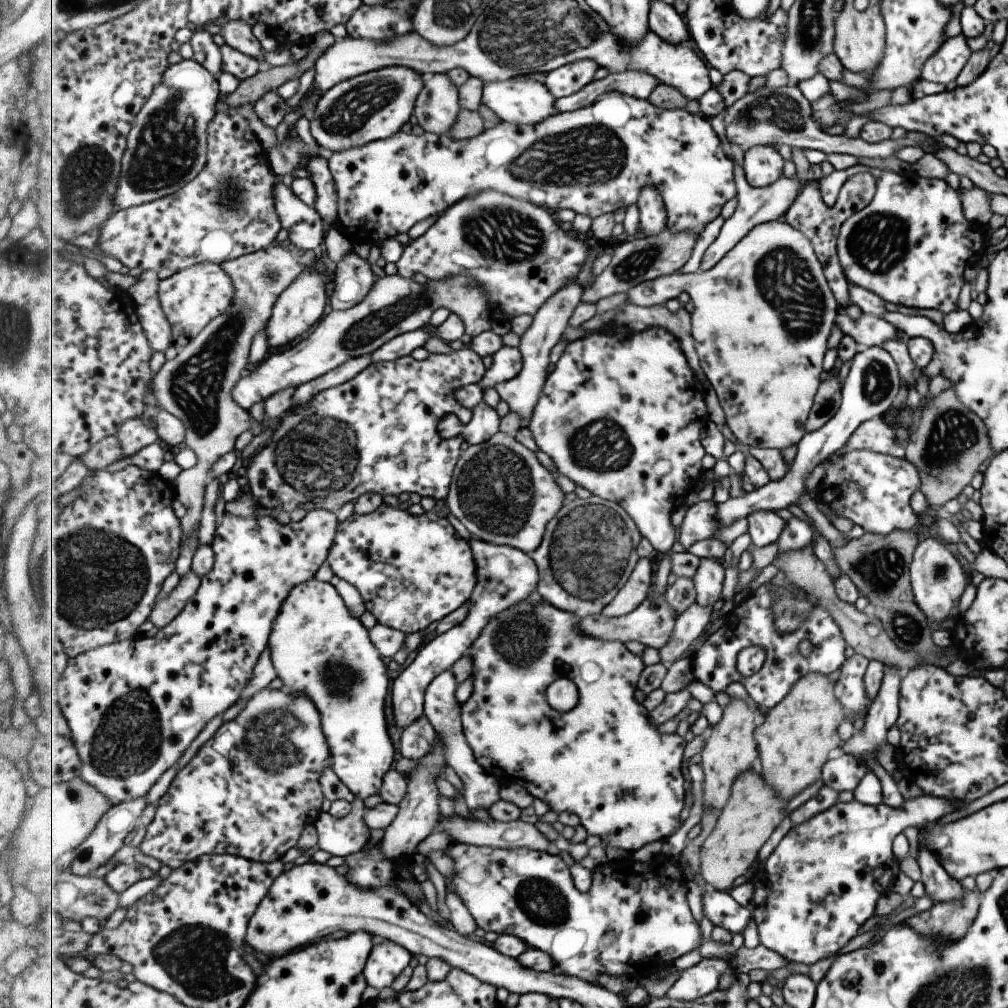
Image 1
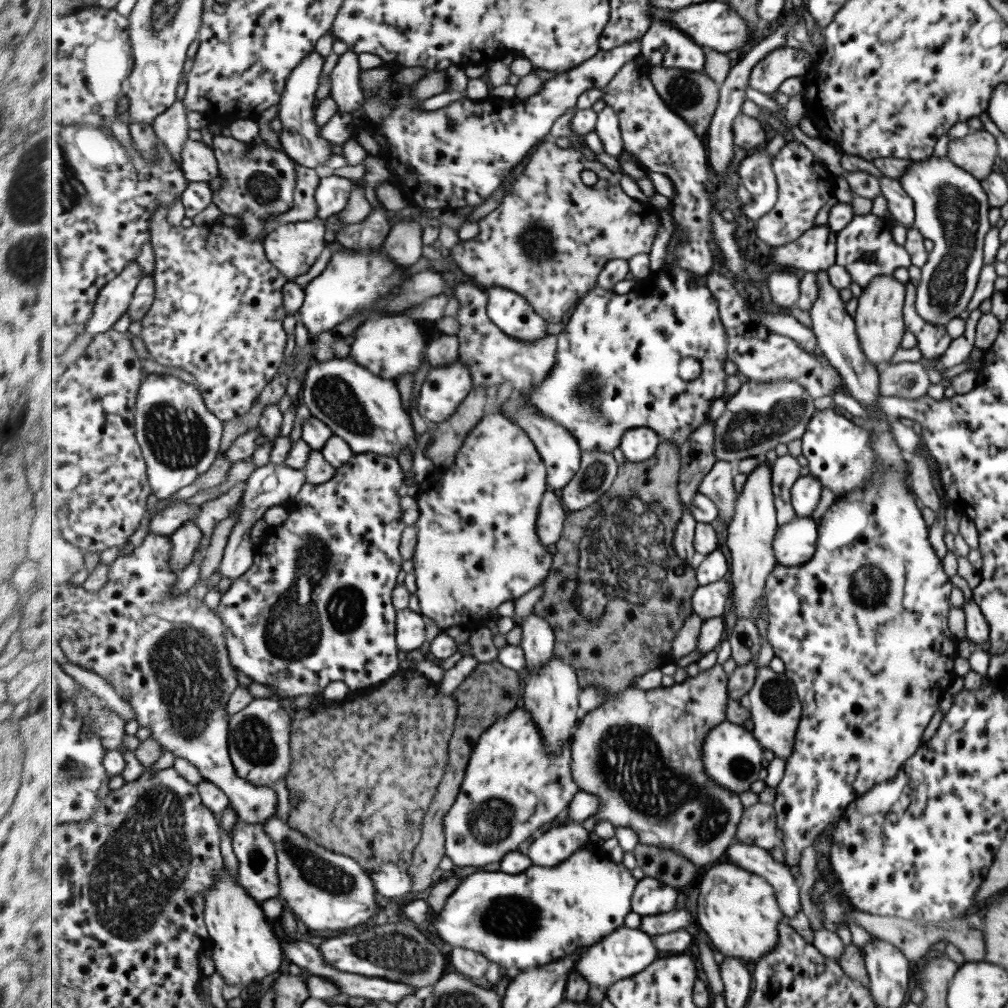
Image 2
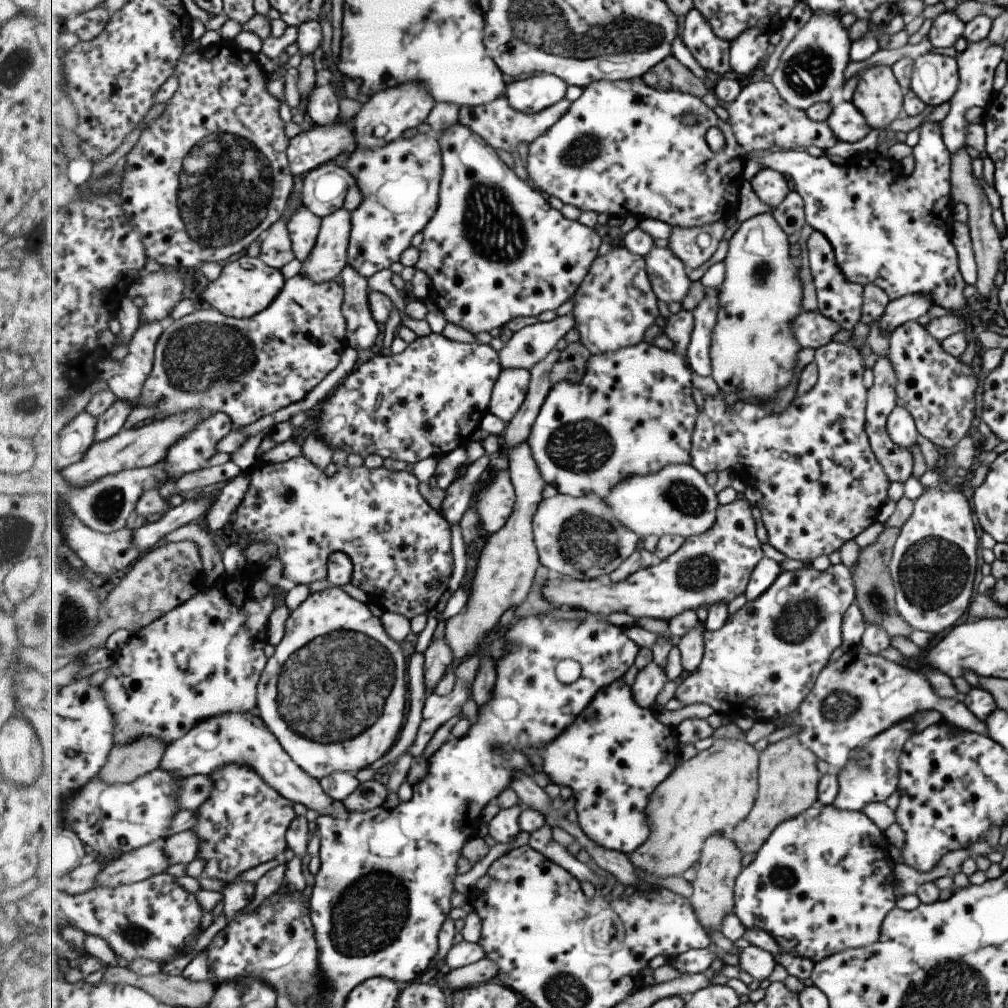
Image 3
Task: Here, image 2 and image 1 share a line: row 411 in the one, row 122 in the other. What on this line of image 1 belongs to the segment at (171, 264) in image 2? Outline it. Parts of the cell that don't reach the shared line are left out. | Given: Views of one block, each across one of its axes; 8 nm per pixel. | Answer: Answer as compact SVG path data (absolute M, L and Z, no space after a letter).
M218 112L209 127L208 150L204 171L179 192L117 211L101 229L99 246L103 255L116 258L129 269L140 267L143 271L158 271L165 266L173 268L176 273L201 263L223 265L225 261L275 245L277 234L284 228L276 207L275 186L279 178L272 169L267 150L251 130L249 120L239 112Z

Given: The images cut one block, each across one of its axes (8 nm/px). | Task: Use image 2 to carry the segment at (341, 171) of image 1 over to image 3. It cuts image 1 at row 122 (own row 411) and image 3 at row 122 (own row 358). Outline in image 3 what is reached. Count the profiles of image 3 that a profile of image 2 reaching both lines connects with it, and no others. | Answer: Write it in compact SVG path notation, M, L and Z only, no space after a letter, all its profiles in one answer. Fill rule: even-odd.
M601 79L595 83L591 83L584 88L581 96L572 102L569 112L556 122L544 135L537 137L535 141L529 144L528 157L525 161L525 167L529 178L532 180L534 187L548 196L559 198L565 205L573 205L582 211L595 211L601 214L607 214L609 217L620 217L630 214L639 220L644 219L661 219L663 222L670 224L672 227L691 228L704 227L708 224L716 223L720 220L728 220L738 216L740 207L740 192L742 186L747 182L745 176L745 156L748 150L741 146L737 140L736 134L730 122L725 122L715 114L713 108L709 108L703 100L689 93L679 91L660 91L651 88L644 80L631 79L626 81L608 81ZM685 112L692 112L695 116L693 126L683 124L683 116ZM717 127L725 136L724 149L721 152L711 152L705 134L709 132L709 128Z

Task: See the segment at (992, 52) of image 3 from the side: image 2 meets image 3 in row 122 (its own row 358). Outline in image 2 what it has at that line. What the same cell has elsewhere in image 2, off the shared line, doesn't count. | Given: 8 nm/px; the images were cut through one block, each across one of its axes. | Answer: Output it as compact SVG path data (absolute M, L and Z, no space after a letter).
M979 308L969 312L967 320L964 321L964 331L961 333L961 336L952 339L944 353L938 357L936 369L940 375L946 368L951 368L965 361L967 356L969 356L969 352L974 347L974 330L981 314Z

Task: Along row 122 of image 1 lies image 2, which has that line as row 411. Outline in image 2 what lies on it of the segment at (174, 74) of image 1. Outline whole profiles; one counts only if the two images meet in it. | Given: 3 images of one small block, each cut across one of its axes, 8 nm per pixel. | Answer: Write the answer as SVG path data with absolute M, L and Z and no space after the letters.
M149 373L140 386L136 404L136 437L141 445L144 458L148 464L148 477L152 494L158 499L169 498L186 486L191 486L202 474L215 463L221 448L223 421L208 409L204 395L199 388L181 378L171 375Z

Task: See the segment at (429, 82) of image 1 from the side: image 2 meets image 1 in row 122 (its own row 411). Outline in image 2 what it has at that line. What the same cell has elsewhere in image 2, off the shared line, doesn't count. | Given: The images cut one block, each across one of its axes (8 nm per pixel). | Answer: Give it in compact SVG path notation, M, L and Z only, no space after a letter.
M461 358L453 364L431 368L422 384L417 410L438 424L459 408L473 388L471 369Z

